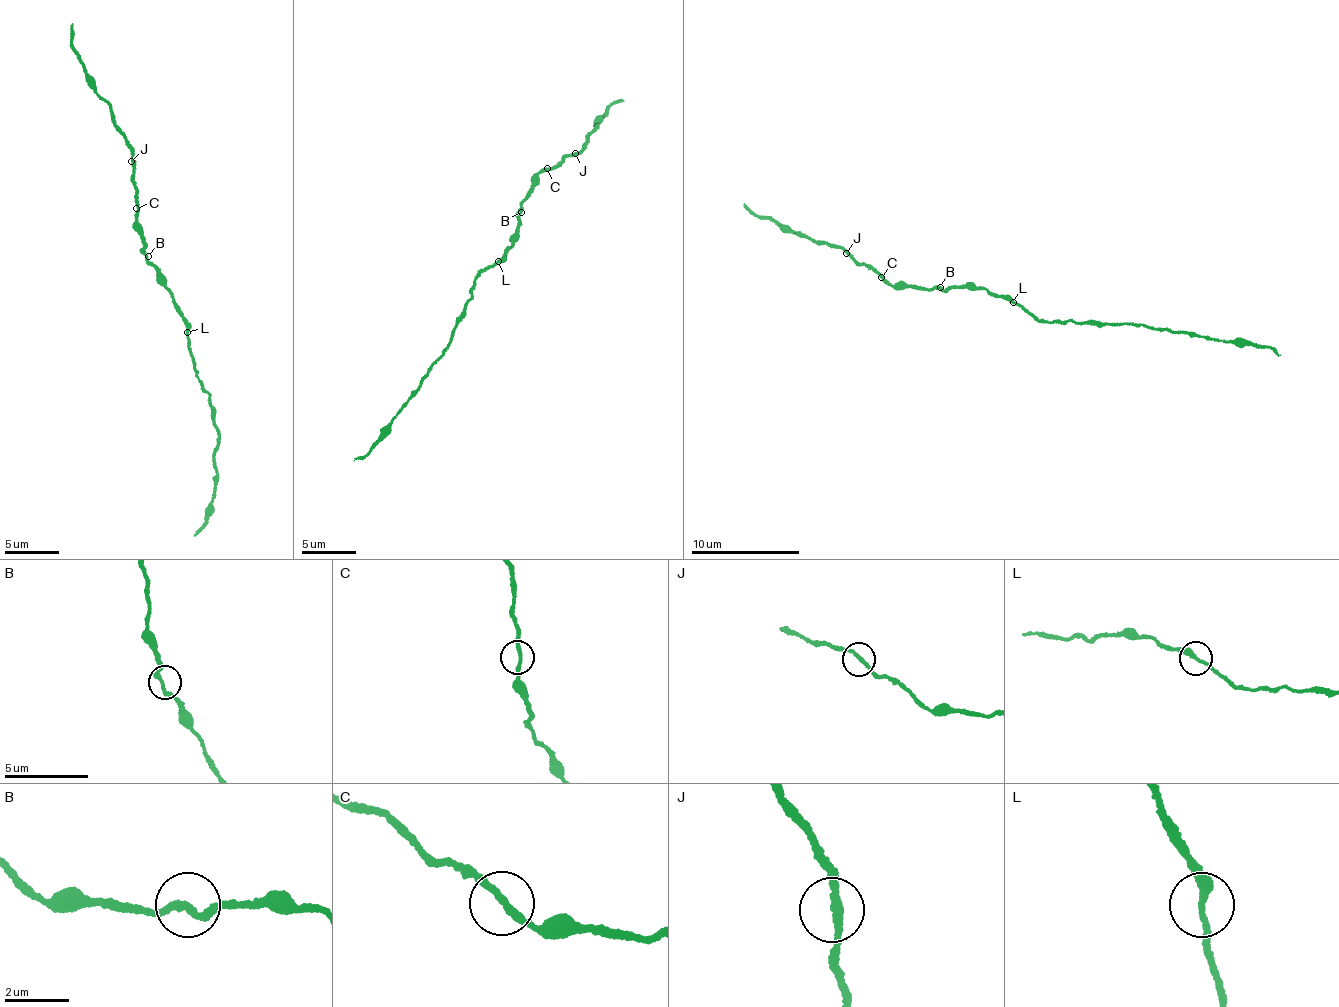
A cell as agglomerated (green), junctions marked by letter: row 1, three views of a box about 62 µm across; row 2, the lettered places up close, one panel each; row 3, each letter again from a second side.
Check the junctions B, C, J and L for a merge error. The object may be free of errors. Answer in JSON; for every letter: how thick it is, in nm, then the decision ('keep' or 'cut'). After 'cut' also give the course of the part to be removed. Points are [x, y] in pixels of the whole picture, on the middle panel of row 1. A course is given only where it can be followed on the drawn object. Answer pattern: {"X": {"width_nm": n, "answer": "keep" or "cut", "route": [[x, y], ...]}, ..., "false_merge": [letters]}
{"B": {"width_nm": 240, "answer": "keep"}, "C": {"width_nm": 200, "answer": "keep"}, "J": {"width_nm": 220, "answer": "keep"}, "L": {"width_nm": 260, "answer": "keep"}, "false_merge": []}

